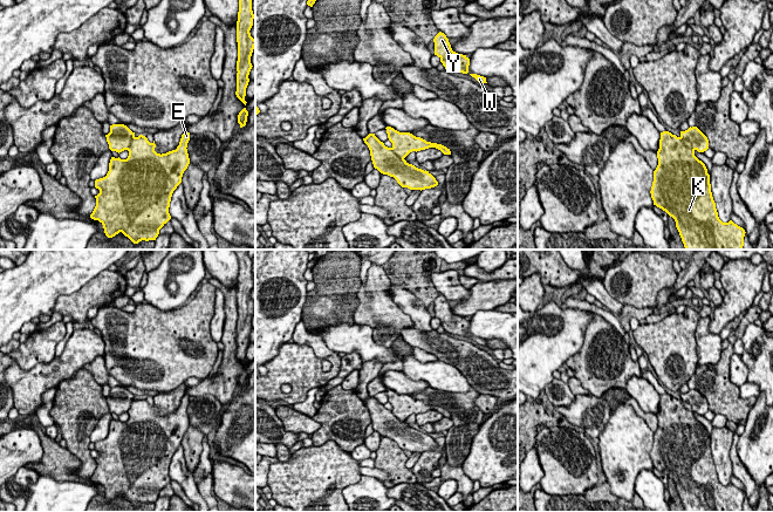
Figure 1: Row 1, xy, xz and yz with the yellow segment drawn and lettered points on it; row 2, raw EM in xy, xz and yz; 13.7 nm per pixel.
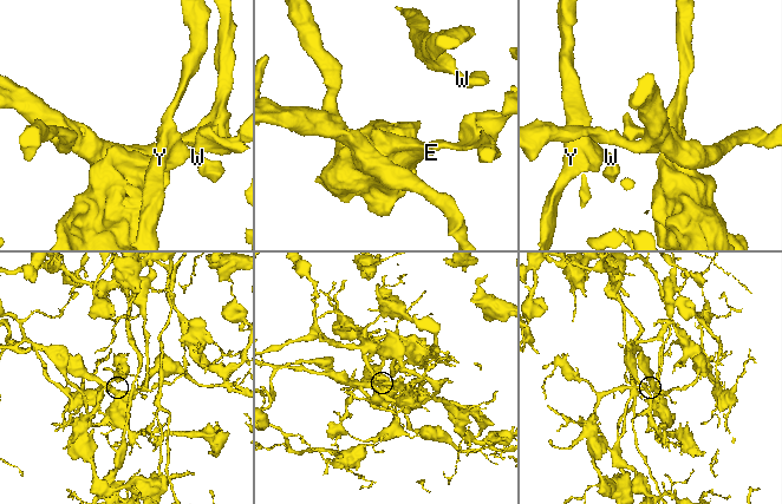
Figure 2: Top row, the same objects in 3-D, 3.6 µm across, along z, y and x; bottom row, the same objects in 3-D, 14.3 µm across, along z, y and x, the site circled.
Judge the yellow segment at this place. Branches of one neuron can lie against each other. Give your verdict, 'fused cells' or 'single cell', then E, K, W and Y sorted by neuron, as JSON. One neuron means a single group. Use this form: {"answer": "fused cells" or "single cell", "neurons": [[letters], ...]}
{"answer": "single cell", "neurons": [["E", "K", "W", "Y"]]}

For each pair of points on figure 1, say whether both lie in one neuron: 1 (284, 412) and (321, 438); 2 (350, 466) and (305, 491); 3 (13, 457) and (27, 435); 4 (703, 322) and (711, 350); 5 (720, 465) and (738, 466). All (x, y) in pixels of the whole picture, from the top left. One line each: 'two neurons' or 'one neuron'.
1: two neurons
2: one neuron
3: one neuron
4: one neuron
5: two neurons

